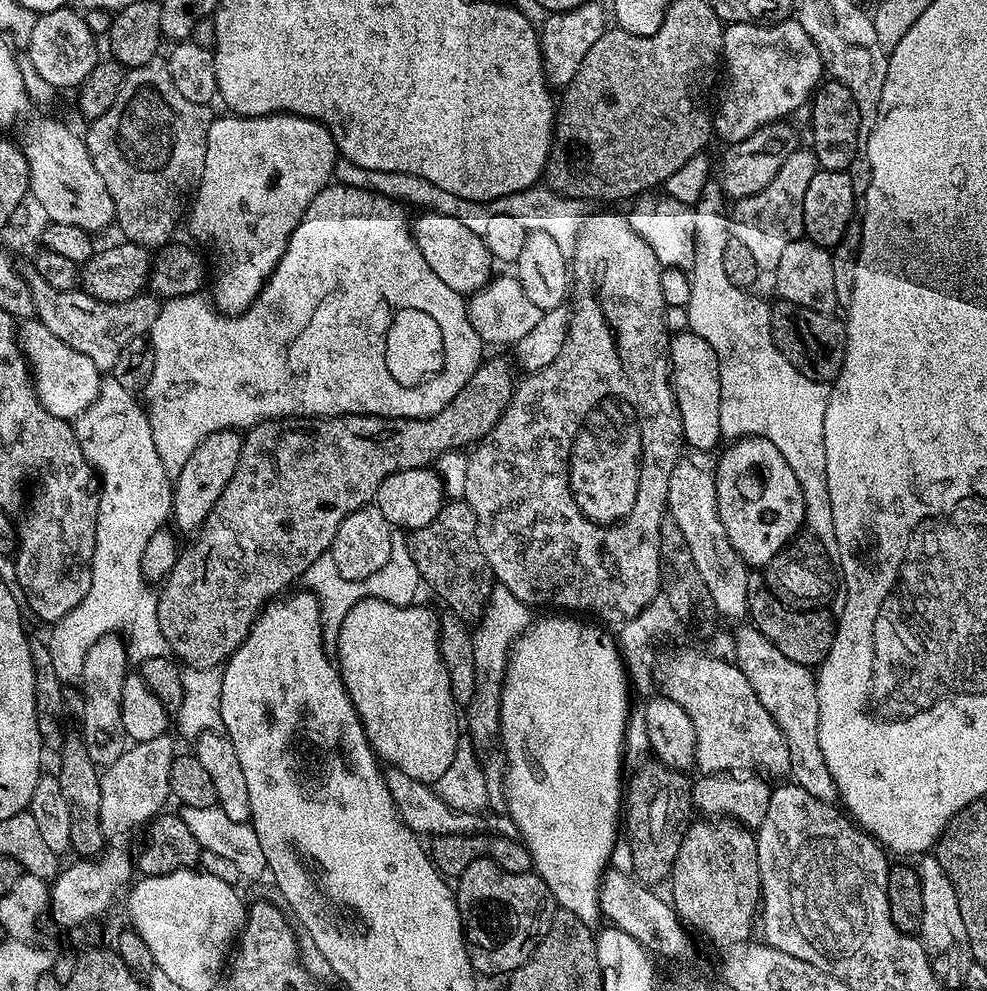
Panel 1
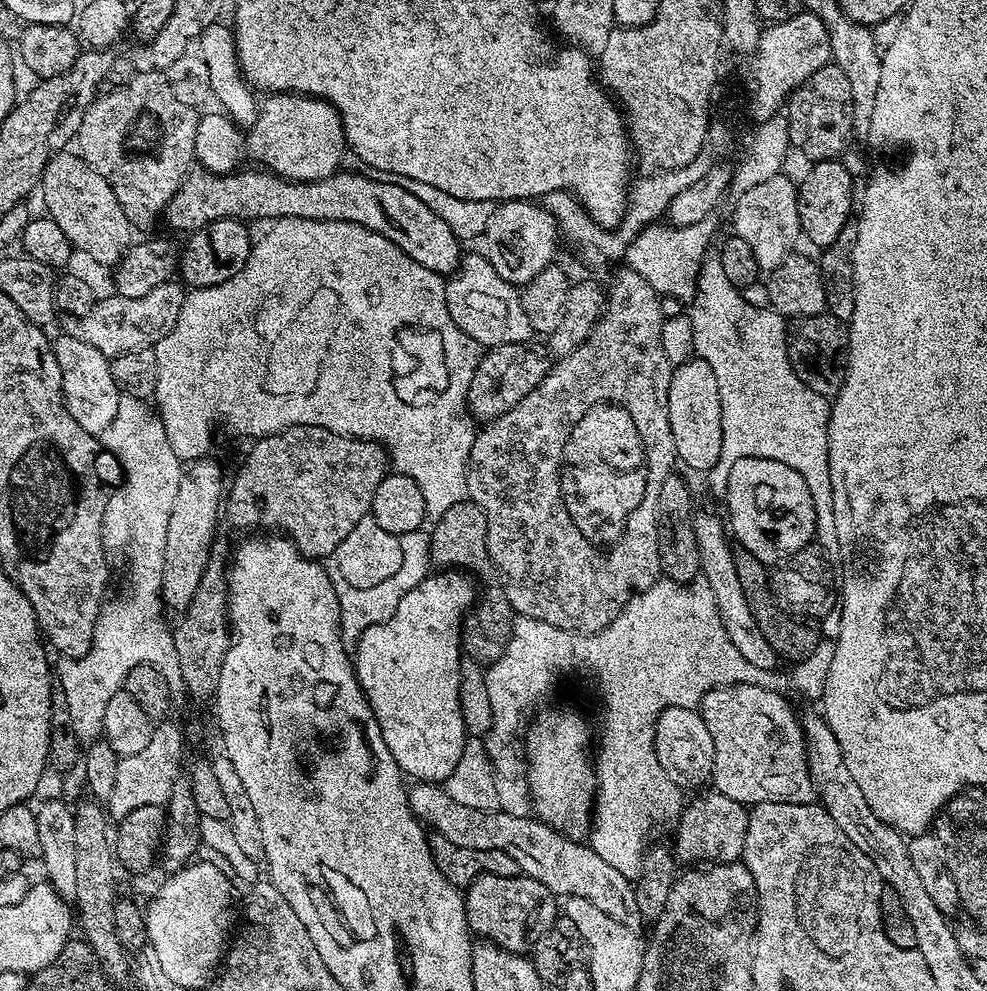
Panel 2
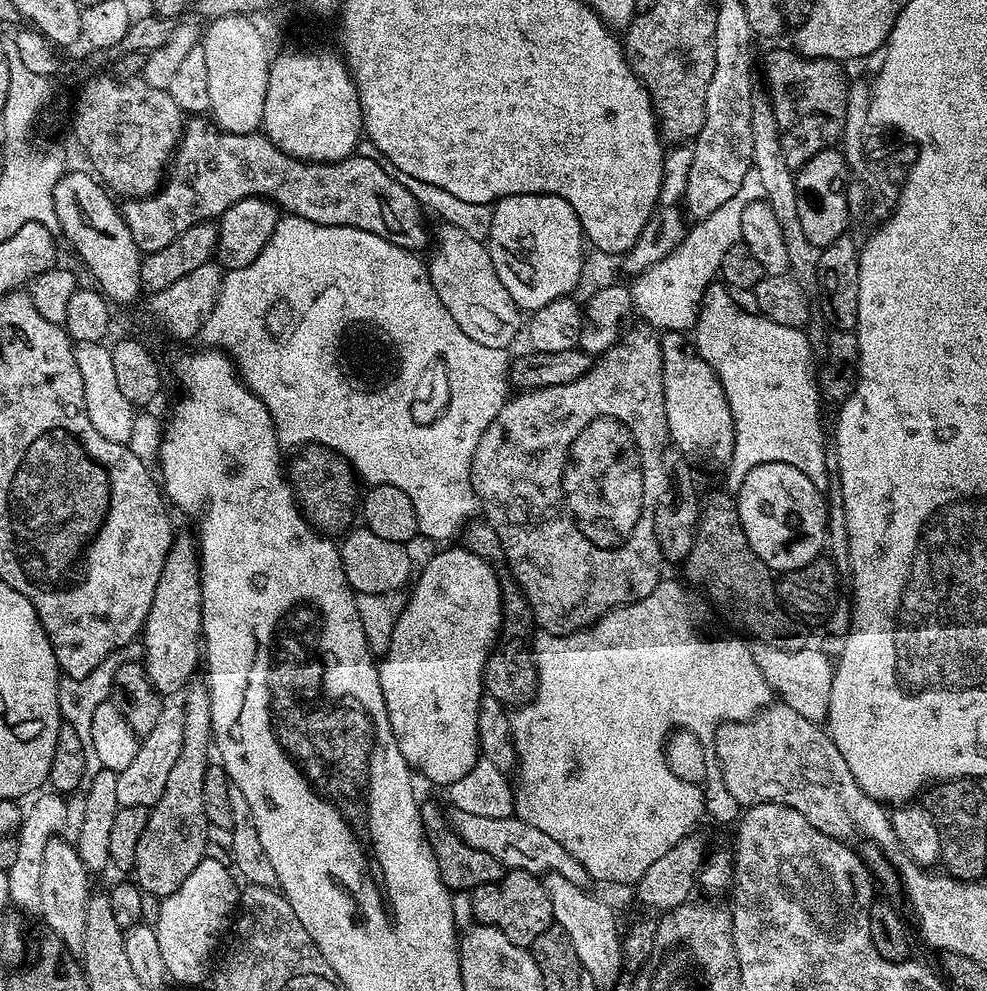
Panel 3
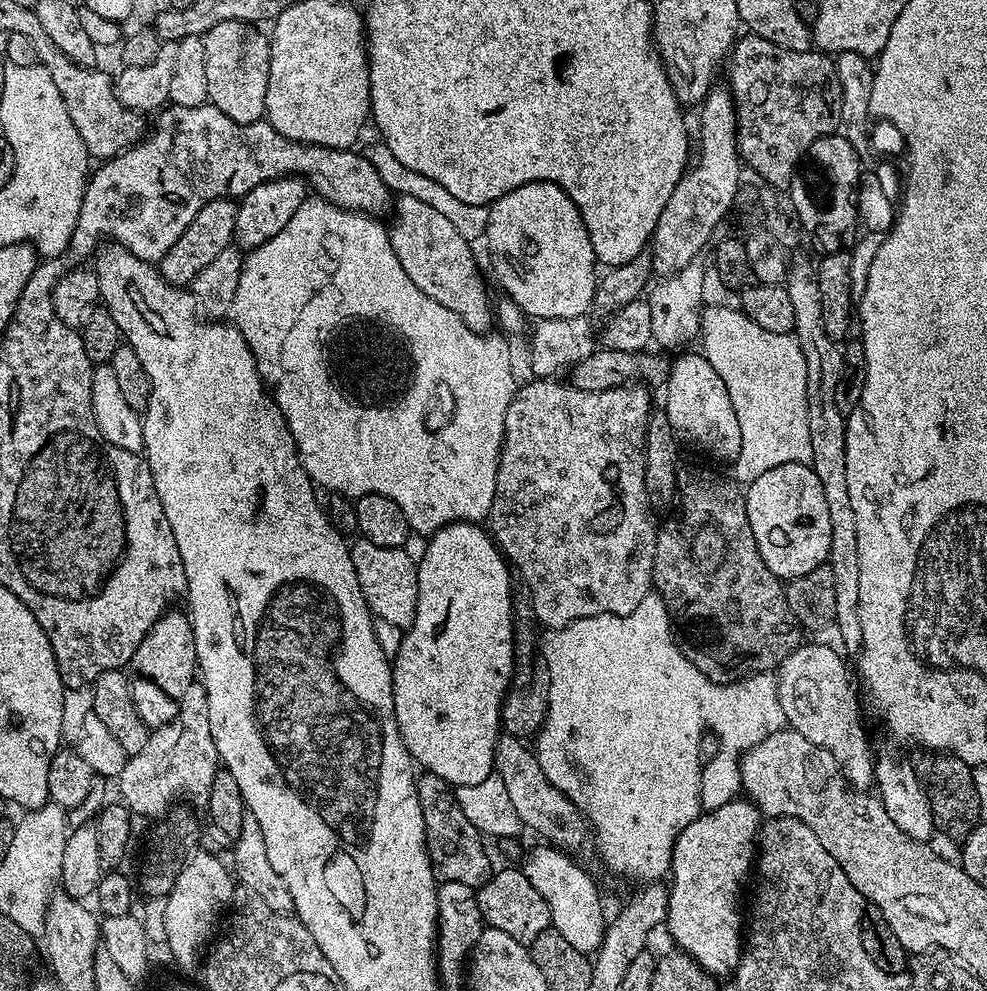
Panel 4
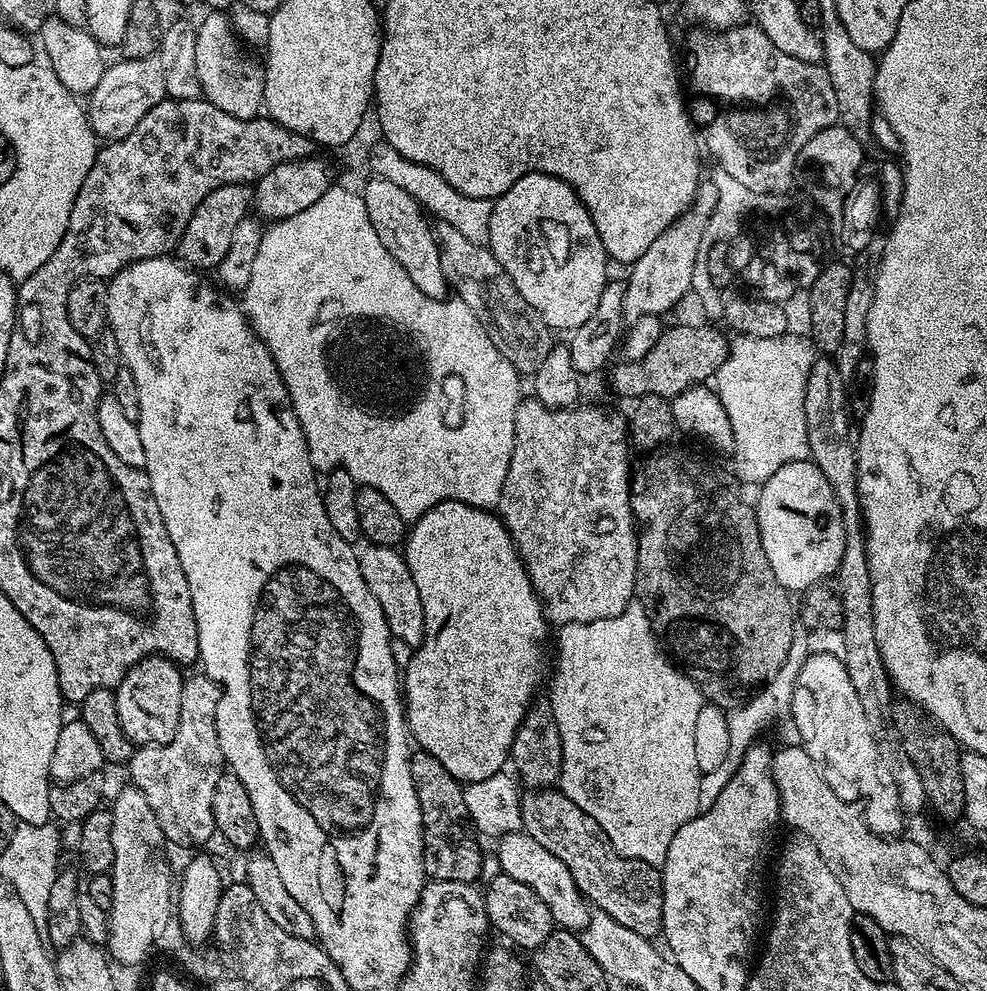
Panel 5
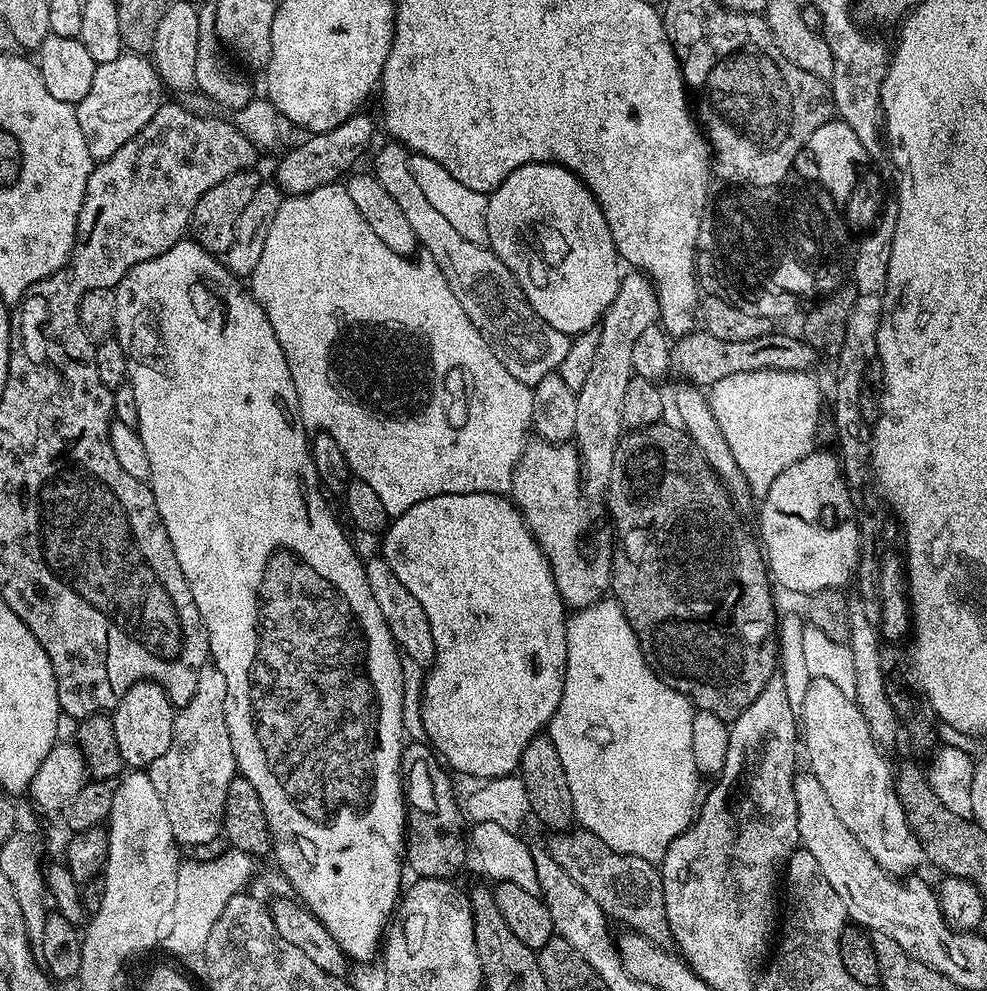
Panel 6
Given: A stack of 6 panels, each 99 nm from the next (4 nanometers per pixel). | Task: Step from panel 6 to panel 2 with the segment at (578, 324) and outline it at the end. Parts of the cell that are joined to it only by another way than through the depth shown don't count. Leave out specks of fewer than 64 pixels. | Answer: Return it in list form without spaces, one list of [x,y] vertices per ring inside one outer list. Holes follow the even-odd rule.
[[[506,200],[496,204],[482,237],[483,251],[488,261],[506,282],[523,286],[542,270],[553,267],[555,238],[558,229],[555,218],[539,203],[530,200]]]

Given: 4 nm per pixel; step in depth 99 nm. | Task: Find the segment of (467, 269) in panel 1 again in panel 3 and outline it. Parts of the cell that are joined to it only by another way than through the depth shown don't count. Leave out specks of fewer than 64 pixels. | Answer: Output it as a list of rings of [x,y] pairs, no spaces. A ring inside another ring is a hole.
[[[192,118],[184,125],[184,135],[180,138],[176,153],[172,155],[163,185],[150,196],[125,199],[122,211],[128,233],[144,254],[162,250],[162,246],[170,246],[170,242],[180,239],[181,234],[190,230],[190,226],[201,224],[203,220],[215,221],[226,210],[230,210],[234,202],[255,196],[271,200],[281,213],[289,216],[306,218],[322,226],[350,226],[366,230],[366,234],[378,234],[394,246],[419,253],[420,248],[427,249],[430,244],[430,228],[428,232],[428,224],[424,221],[425,209],[405,186],[393,178],[391,171],[385,168],[384,172],[383,167],[385,165],[380,160],[371,160],[357,154],[329,164],[313,164],[311,160],[287,156],[263,131],[228,133],[221,131],[211,119]]]

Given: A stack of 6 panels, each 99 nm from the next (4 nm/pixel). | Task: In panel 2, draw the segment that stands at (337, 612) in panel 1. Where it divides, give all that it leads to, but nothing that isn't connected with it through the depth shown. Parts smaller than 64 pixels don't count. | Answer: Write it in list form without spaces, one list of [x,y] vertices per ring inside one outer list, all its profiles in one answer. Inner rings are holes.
[[[427,531],[411,532],[400,537],[402,546],[402,566],[398,566],[398,574],[394,578],[386,578],[382,586],[370,586],[369,588],[352,588],[339,574],[332,576],[332,585],[338,594],[340,603],[340,637],[343,638],[345,645],[355,645],[367,628],[375,624],[381,624],[383,620],[389,620],[402,598],[418,586],[424,577],[429,575],[430,565],[432,564],[432,546],[430,536]]]

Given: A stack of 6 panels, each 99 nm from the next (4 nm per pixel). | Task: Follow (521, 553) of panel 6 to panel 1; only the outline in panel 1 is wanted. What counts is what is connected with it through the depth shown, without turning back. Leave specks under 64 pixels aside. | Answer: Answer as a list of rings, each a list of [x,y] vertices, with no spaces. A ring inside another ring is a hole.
[[[359,600],[350,610],[350,614],[346,614],[342,626],[337,631],[334,660],[339,667],[342,682],[350,694],[350,702],[354,702],[358,718],[366,730],[366,738],[377,757],[385,765],[402,770],[402,774],[410,774],[410,778],[414,778],[418,782],[435,785],[436,780],[442,778],[442,774],[446,774],[450,762],[454,762],[454,754],[458,750],[458,742],[462,738],[462,724],[461,721],[460,724],[456,721],[458,705],[456,699],[452,697],[450,678],[446,674],[446,666],[440,653],[440,621],[437,613],[432,613],[428,608],[419,608],[418,605],[419,603],[413,602],[405,608],[395,608],[392,604],[377,603],[374,600]]]

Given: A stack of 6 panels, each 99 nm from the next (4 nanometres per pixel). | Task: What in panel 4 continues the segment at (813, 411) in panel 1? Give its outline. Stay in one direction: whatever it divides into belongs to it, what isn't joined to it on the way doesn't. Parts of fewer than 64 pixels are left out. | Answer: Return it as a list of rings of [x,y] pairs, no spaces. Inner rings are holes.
[[[709,303],[700,313],[699,343],[704,343],[702,355],[710,366],[718,372],[718,376],[726,384],[730,402],[738,418],[742,432],[742,448],[735,463],[735,479],[747,486],[757,480],[766,470],[774,470],[774,466],[783,464],[811,465],[811,446],[809,423],[807,421],[806,398],[806,359],[803,358],[802,347],[792,332],[774,334],[770,330],[762,330],[752,319],[741,312],[739,307],[727,308],[724,304]]]

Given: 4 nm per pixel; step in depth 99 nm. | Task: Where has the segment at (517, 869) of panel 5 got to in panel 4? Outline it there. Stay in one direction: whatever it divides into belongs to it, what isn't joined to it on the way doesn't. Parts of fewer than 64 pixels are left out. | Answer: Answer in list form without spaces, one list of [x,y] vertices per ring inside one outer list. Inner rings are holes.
[[[540,846],[528,856],[528,861],[522,864],[522,871],[526,878],[542,898],[550,906],[552,915],[552,927],[574,946],[574,950],[585,954],[595,953],[599,948],[606,927],[606,916],[604,920],[604,908],[600,905],[600,892],[592,881],[592,876],[584,868],[575,864],[573,857],[568,852],[555,846]]]

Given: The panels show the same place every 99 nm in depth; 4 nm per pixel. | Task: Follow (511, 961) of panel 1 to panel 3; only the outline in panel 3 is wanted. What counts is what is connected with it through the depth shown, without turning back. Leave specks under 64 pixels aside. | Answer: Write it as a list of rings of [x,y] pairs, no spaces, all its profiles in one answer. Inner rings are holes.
[[[505,871],[504,877],[498,882],[478,886],[470,893],[473,914],[480,924],[497,927],[498,930],[522,948],[531,949],[532,943],[547,928],[553,927],[552,903],[548,892],[544,889],[541,877],[532,876],[528,872]]]

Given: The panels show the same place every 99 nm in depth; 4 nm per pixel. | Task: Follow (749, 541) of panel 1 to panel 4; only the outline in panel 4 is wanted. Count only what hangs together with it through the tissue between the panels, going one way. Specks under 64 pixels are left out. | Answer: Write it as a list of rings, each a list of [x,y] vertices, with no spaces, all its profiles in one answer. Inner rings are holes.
[[[783,464],[766,470],[755,482],[747,485],[746,514],[750,518],[750,530],[754,530],[754,542],[781,581],[787,582],[810,570],[825,567],[830,554],[830,514],[826,507],[826,495],[812,467],[806,464]]]

